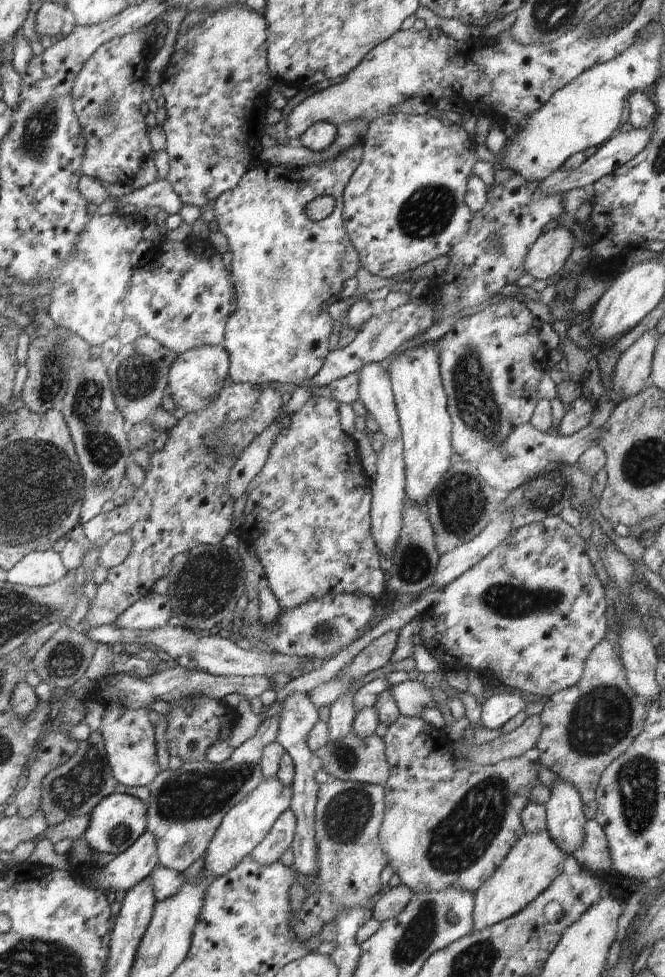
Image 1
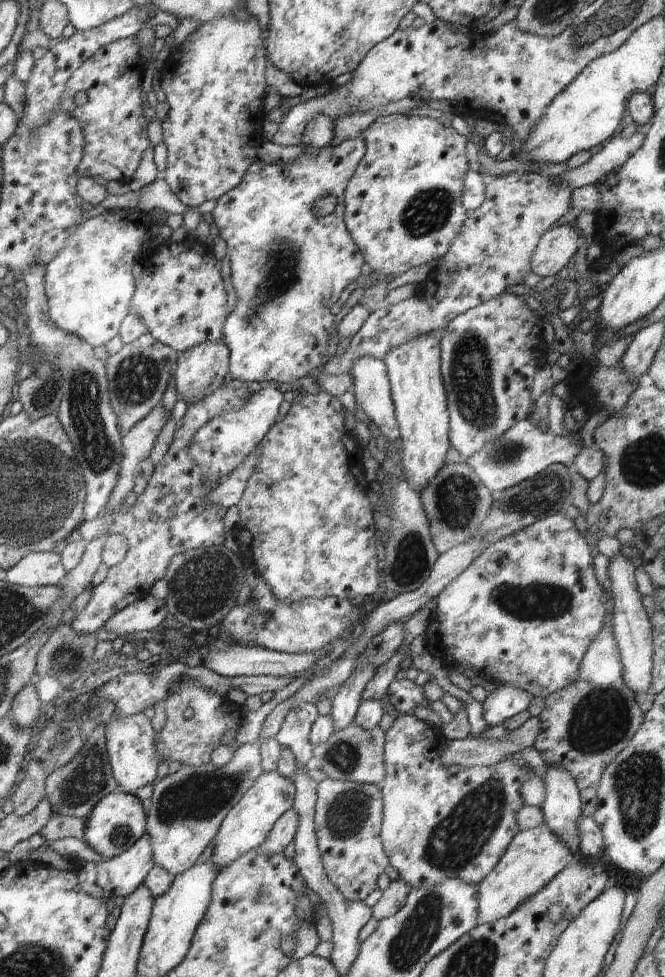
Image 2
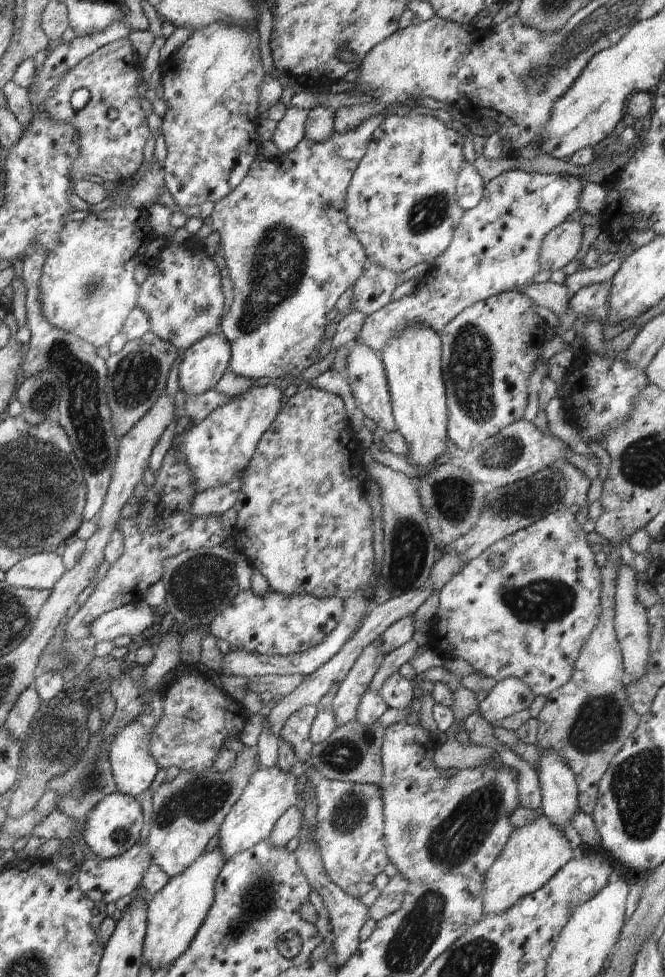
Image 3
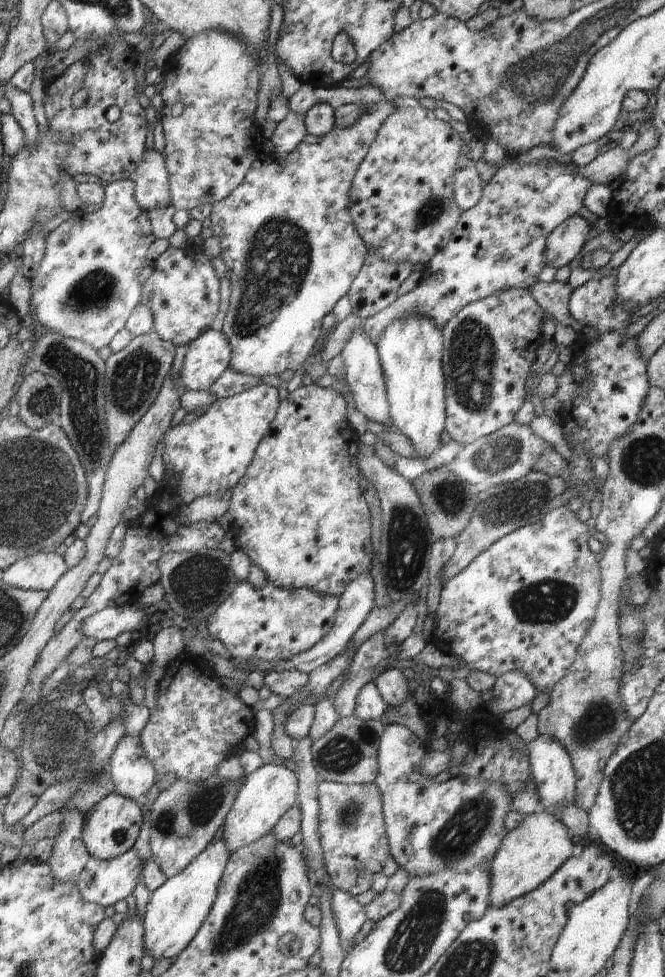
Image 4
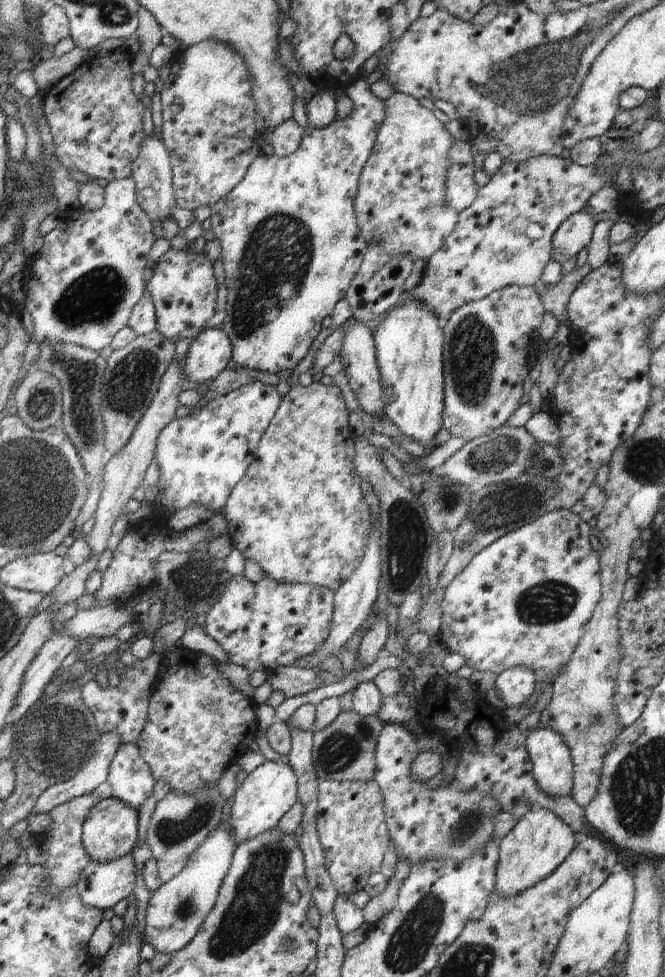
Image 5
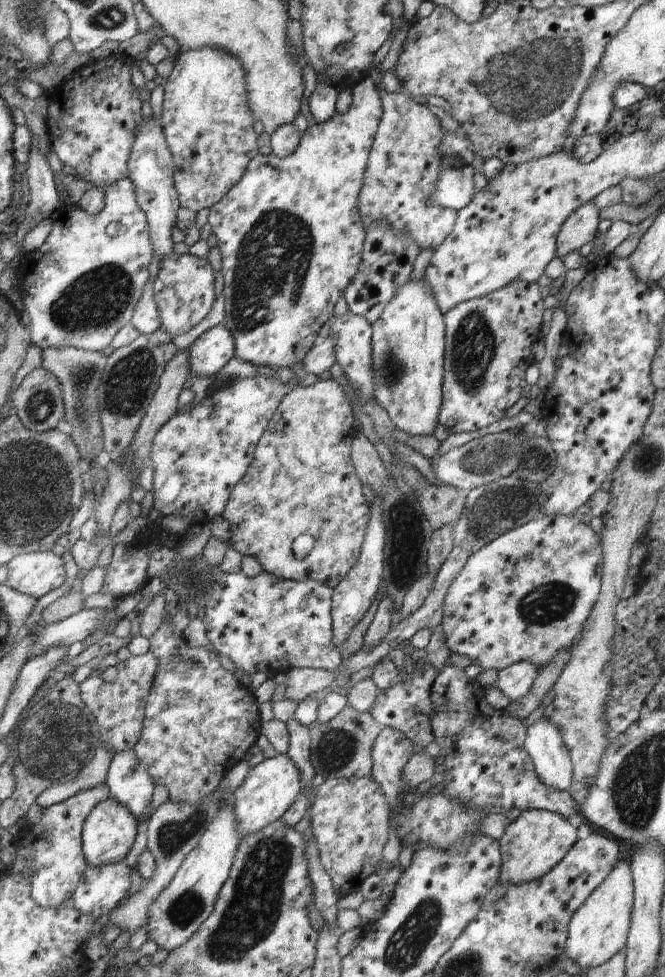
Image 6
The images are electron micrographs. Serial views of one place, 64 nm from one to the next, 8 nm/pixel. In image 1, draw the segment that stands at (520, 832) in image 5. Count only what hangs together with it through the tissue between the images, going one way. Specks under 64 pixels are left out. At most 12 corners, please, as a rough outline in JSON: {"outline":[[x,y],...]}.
{"outline":[[547,830],[524,833],[474,894],[472,932],[534,902],[564,872]]}

